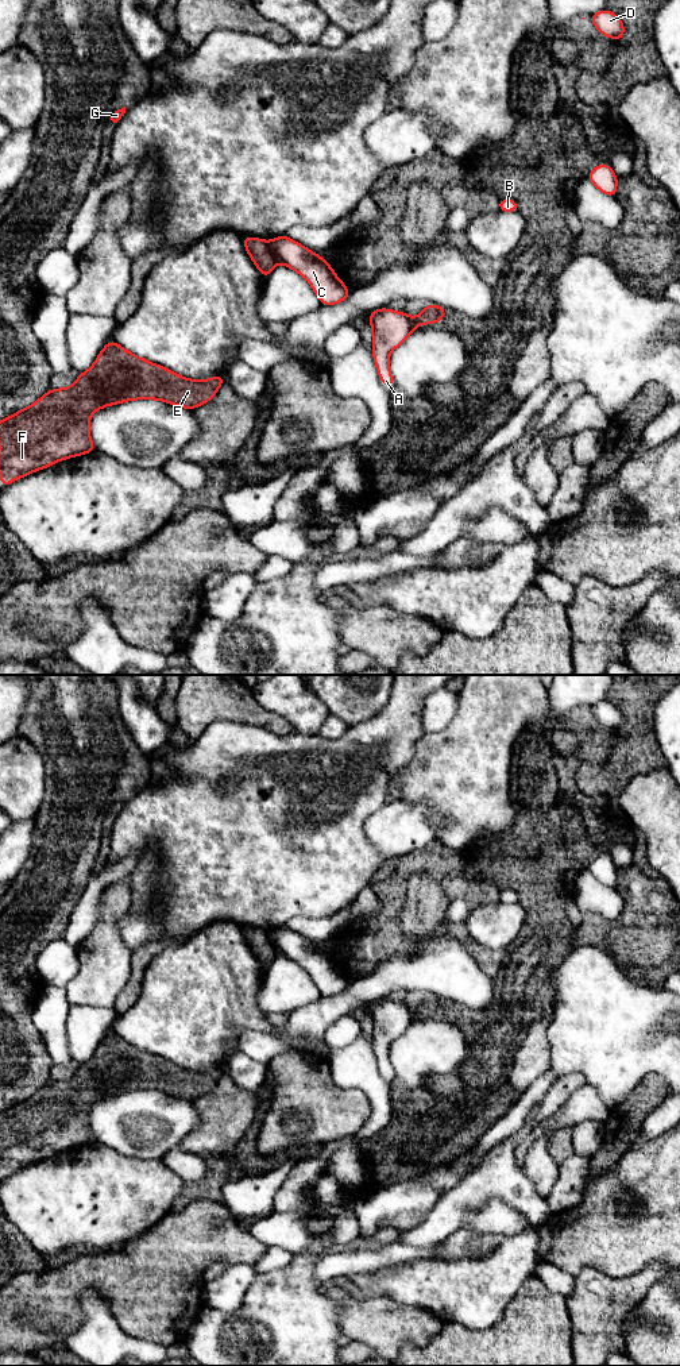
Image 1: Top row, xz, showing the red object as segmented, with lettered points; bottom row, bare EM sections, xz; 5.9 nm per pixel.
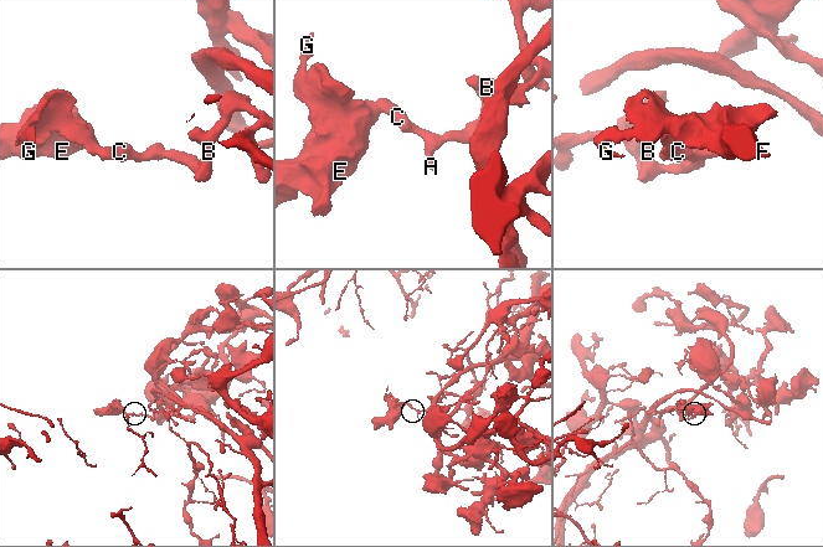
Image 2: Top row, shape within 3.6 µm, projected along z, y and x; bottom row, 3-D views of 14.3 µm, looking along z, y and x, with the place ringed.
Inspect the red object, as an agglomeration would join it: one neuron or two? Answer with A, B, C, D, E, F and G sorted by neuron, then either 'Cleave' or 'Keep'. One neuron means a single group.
Groups: A B C D / E F G. Cleave

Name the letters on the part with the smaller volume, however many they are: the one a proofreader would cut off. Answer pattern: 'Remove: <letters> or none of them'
Remove: E, F, G

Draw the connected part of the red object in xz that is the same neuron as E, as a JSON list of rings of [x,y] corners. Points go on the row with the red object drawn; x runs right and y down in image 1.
[[[111,339],[92,367],[80,373],[73,386],[50,389],[32,405],[0,421],[1,487],[34,471],[50,467],[55,462],[94,452],[89,435],[89,420],[96,410],[104,406],[131,400],[162,400],[185,409],[196,409],[212,400],[225,379],[223,375],[205,381],[183,378],[166,367],[131,354]]]

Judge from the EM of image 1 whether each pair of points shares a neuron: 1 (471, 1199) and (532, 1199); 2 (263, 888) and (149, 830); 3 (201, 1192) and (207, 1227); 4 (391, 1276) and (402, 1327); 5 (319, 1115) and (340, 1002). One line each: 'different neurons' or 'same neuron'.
1: same neuron
2: same neuron
3: different neurons
4: different neurons
5: different neurons

